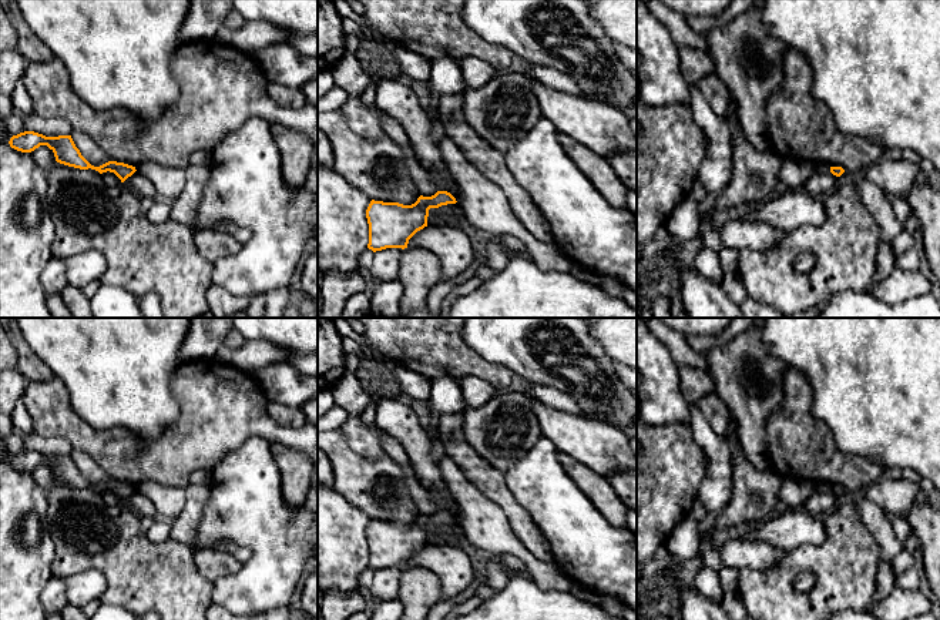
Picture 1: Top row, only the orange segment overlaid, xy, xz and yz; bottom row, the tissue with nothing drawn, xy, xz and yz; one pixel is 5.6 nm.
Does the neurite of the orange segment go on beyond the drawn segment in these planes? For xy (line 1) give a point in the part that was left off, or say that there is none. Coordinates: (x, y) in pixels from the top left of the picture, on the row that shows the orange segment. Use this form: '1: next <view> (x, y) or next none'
1: next none

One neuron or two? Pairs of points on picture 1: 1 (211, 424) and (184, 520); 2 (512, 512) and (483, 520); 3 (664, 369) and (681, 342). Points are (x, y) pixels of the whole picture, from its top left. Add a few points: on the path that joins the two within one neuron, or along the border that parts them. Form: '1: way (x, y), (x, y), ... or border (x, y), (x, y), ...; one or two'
1: border (190, 483), (185, 488); two
2: border (482, 491), (503, 510), (512, 529), (523, 543); two
3: border (653, 332), (680, 365); two

